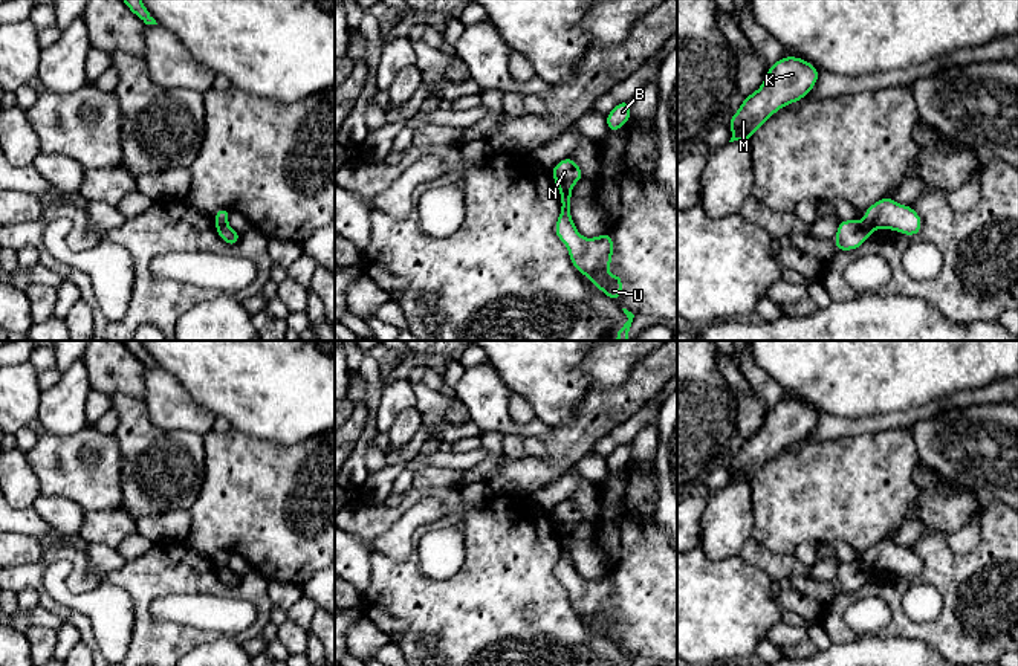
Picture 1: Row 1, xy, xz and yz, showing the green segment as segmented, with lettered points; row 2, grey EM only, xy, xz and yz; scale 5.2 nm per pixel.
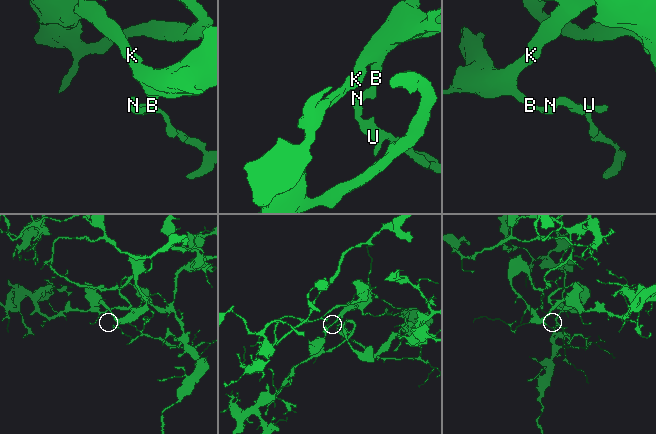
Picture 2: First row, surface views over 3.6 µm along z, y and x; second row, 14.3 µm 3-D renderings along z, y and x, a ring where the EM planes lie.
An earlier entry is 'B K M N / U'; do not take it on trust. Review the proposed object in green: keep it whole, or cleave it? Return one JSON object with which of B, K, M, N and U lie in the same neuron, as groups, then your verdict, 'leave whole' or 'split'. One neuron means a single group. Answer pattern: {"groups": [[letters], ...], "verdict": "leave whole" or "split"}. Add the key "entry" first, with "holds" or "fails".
{"entry": "holds", "groups": [["B", "K", "M", "N"], ["U"]], "verdict": "split"}

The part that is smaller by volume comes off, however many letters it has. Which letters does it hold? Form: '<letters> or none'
U

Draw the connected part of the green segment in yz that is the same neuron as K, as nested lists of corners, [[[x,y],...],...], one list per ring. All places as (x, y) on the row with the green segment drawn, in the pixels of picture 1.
[[[783,57],[769,67],[758,90],[744,96],[728,125],[734,141],[751,141],[752,134],[780,108],[806,98],[815,87],[819,70],[798,57]]]

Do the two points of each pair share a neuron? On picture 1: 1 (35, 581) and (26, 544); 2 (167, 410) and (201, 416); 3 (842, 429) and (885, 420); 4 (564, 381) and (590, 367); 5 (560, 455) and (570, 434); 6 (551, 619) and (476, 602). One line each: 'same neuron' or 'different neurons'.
1: different neurons
2: same neuron
3: same neuron
4: different neurons
5: same neuron
6: same neuron

